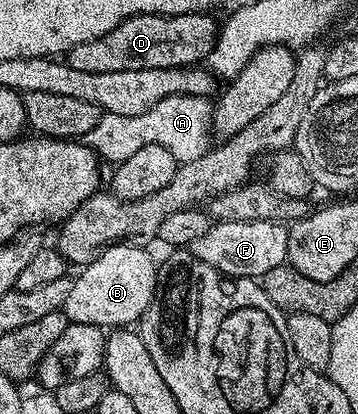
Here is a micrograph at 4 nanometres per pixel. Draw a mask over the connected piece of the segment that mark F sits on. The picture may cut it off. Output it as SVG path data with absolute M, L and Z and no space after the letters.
M218 221L192 247L193 253L208 267L228 277L261 279L272 267L286 264L288 228L280 222Z

